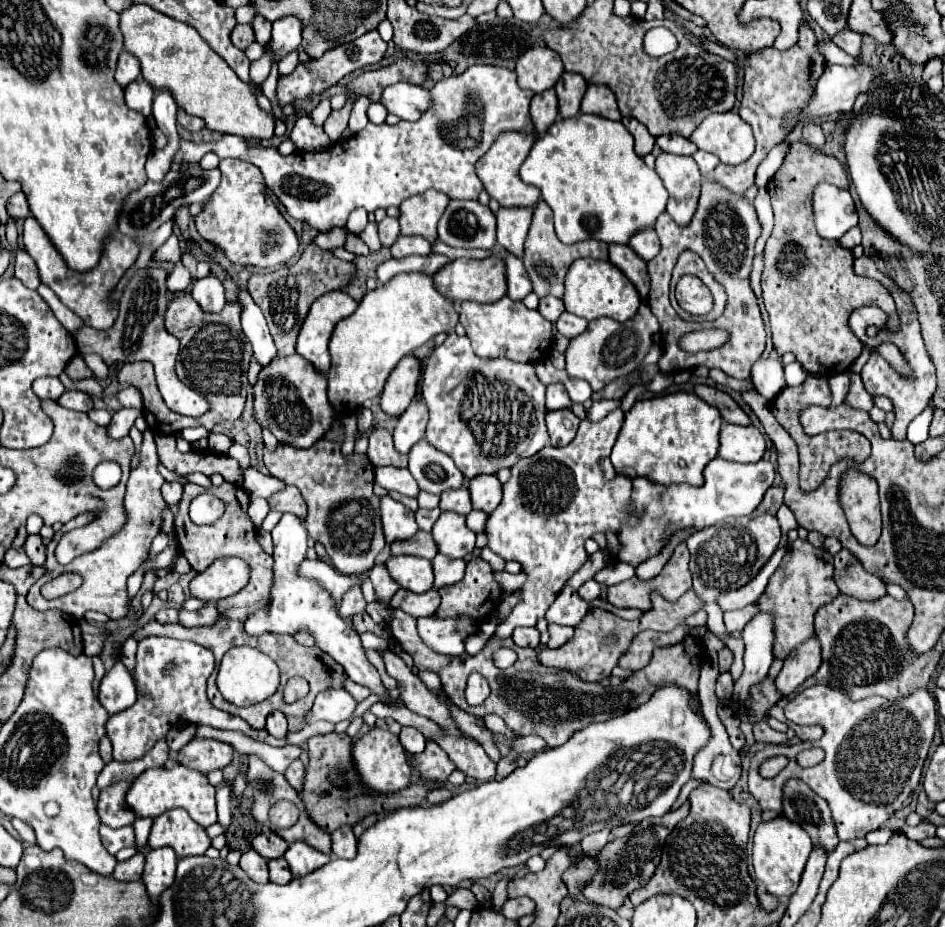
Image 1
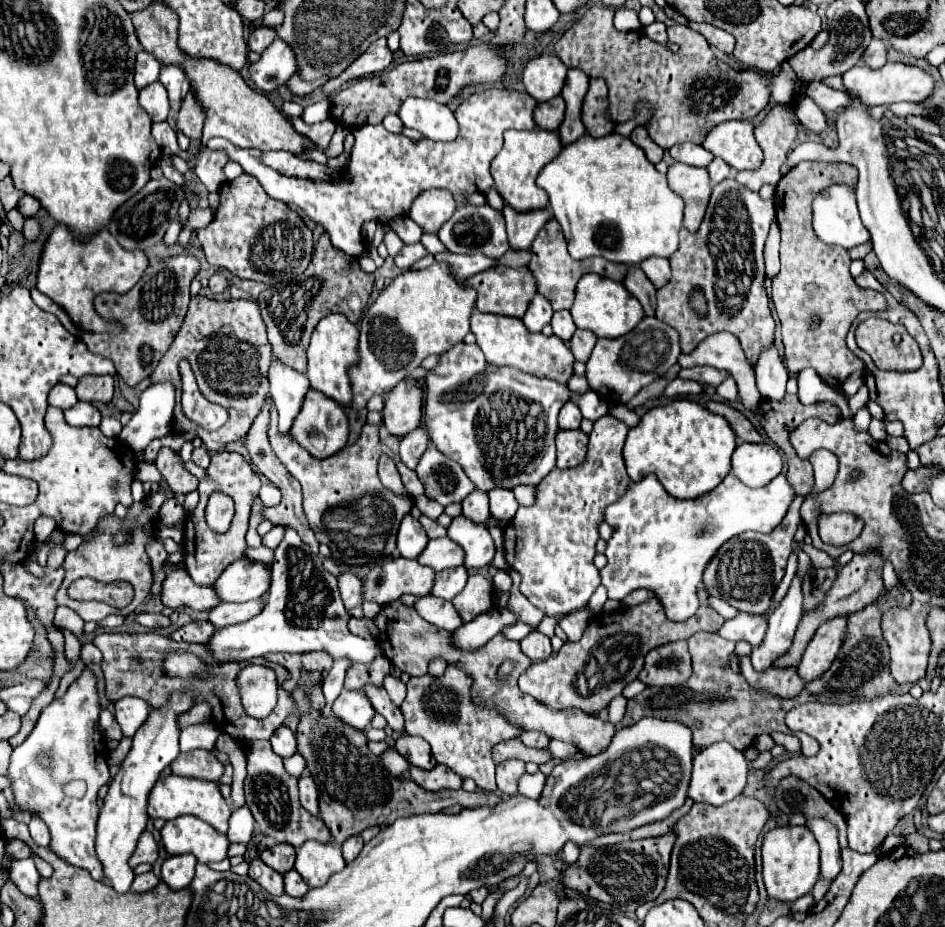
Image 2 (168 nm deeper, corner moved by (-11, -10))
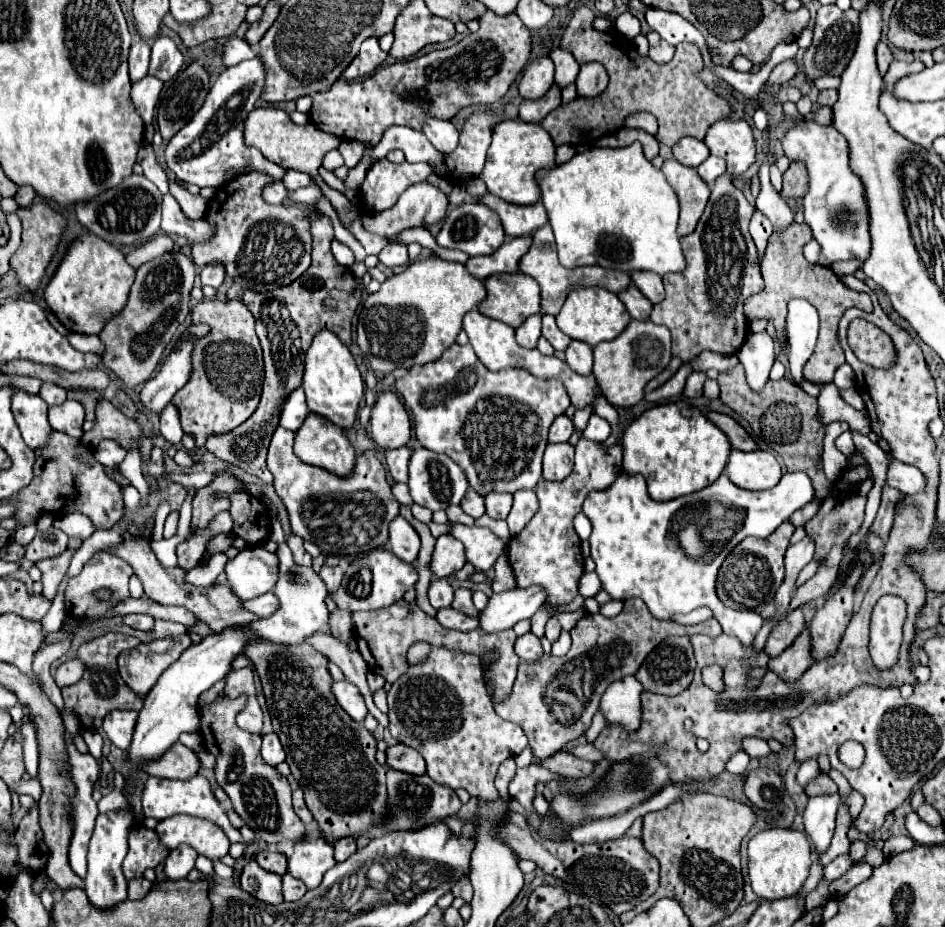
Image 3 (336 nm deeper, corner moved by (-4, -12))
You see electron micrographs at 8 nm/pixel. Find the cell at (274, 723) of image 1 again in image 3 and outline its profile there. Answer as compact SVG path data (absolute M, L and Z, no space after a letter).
M270 733L270 735L264 735L262 737L262 759L268 763L268 765L272 765L272 767L276 767L278 763L282 763L284 761L284 749L282 749L282 745L280 745L280 741L278 741L278 735L276 733Z

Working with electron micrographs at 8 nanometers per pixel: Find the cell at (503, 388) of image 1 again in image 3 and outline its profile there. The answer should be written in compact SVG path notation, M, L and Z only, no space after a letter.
M454 343L438 361L410 367L404 377L396 379L396 391L414 415L414 431L422 447L446 453L460 463L468 475L470 487L482 497L492 491L520 491L536 487L542 477L540 467L548 445L548 429L552 421L558 415L564 415L570 407L570 397L560 381L538 379L526 369L488 371L468 343Z

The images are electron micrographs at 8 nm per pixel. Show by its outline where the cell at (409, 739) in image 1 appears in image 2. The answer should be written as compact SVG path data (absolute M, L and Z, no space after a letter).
M403 735L397 739L395 743L395 749L407 757L407 761L415 767L421 767L421 769L431 769L435 767L435 759L431 755L431 749L429 749L429 743L425 739L419 739L419 737L411 737L411 735Z

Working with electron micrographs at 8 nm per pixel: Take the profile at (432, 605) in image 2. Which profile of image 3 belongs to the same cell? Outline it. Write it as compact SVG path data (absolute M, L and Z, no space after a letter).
M448 607L444 611L438 611L436 621L446 629L458 629L458 631L474 631L478 627L478 617L464 615L464 613L460 613L452 607Z

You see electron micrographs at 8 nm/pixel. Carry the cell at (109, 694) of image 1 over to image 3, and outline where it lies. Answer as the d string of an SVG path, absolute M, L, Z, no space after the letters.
M112 711L104 723L102 729L108 735L108 739L120 747L120 749L128 749L132 743L132 733L134 733L134 725L136 725L136 715L138 711Z

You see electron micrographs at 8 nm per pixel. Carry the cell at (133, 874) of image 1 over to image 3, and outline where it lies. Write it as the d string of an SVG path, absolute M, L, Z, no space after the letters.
M144 877L128 881L128 895L130 895L130 899L136 899L136 901L144 899L150 889L152 889L152 883L148 879L144 879Z

